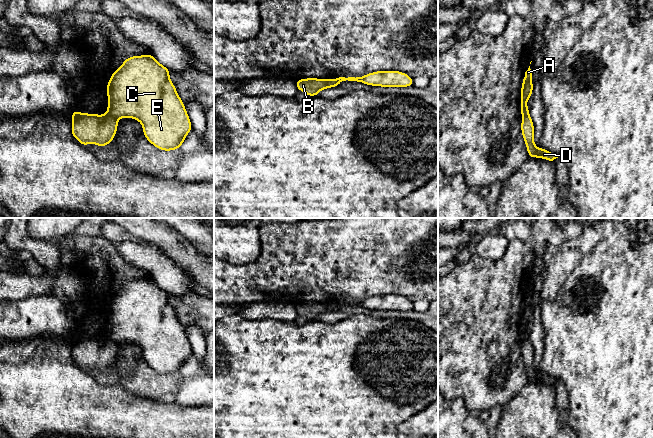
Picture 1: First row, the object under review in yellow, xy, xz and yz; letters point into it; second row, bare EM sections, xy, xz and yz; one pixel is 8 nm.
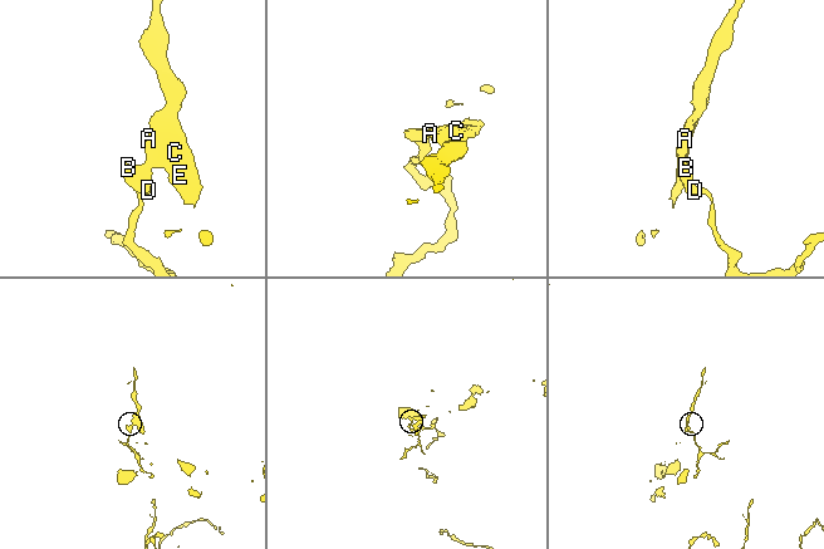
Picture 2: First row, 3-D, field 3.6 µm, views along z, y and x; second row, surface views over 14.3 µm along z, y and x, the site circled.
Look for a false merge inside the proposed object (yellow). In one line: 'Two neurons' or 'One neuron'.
Two neurons

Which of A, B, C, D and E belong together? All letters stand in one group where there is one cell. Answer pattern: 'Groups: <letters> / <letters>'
Groups: A C E / B D

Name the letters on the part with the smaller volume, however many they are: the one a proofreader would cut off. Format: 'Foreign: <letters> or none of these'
Foreign: B, D

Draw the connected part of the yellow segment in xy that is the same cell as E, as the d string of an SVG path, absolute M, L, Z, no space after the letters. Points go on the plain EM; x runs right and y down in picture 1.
M152 278L128 281L123 285L122 290L112 297L106 313L109 325L108 338L116 343L124 341L138 344L143 350L144 361L163 375L179 373L187 358L193 354L184 327L169 301L169 296L170 294L161 289Z

